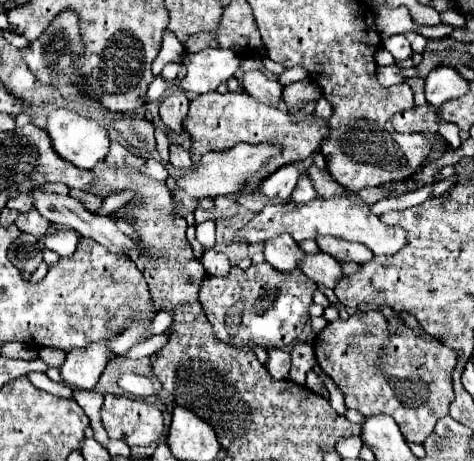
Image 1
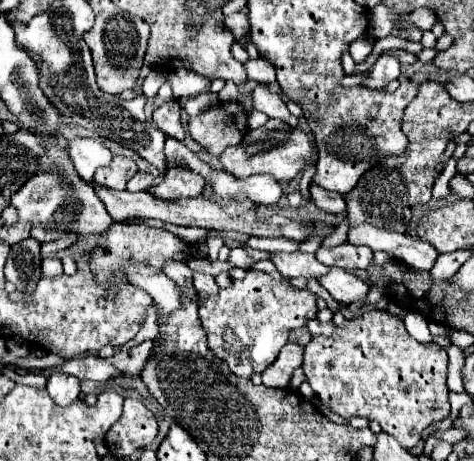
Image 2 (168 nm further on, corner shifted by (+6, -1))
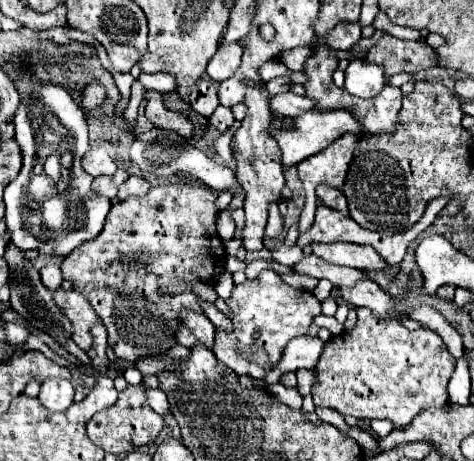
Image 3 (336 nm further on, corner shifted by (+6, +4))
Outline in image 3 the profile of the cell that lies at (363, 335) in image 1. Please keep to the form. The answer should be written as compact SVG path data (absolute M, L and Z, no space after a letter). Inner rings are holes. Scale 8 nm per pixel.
M356 308L358 322L352 332L342 332L324 344L324 352L316 366L318 384L312 388L316 406L334 408L342 416L354 418L388 418L396 428L406 426L426 408L440 408L448 402L448 380L456 368L442 338L432 330L408 330L396 320L382 320L366 308Z

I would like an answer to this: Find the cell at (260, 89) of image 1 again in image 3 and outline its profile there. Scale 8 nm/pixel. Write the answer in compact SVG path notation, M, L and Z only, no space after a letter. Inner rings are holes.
M292 92L286 94L278 94L274 98L270 98L270 110L288 118L296 118L302 112L308 112L314 108L314 100L310 100L308 96L298 96Z

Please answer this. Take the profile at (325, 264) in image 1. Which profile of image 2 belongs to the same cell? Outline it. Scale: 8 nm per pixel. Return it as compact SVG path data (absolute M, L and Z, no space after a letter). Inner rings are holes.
M330 267L324 277L318 277L318 283L338 301L338 303L354 303L366 297L370 287L358 279L356 275L342 271L338 267Z

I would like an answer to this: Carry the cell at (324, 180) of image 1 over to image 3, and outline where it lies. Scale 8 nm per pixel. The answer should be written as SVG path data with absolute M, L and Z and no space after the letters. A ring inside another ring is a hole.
M318 186L318 188L316 188L316 194L318 194L318 198L320 198L320 202L322 202L324 206L334 208L334 210L342 212L344 216L348 214L348 204L346 204L346 198L342 196L340 190L330 188L330 186Z

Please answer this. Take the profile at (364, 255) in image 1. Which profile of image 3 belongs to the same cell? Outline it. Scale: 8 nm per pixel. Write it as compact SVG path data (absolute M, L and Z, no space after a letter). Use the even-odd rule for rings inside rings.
M334 242L334 244L312 244L312 252L326 262L338 266L350 266L358 270L388 270L386 260L370 246L352 244L352 242Z

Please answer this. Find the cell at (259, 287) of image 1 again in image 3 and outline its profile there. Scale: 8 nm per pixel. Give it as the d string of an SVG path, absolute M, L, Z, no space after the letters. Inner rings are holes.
M264 270L258 280L246 280L244 284L234 286L228 306L234 316L234 332L216 332L214 354L238 376L248 374L258 380L262 380L262 376L266 376L266 372L278 364L286 344L292 338L308 334L312 320L322 312L320 302L312 292L288 286L274 270Z

